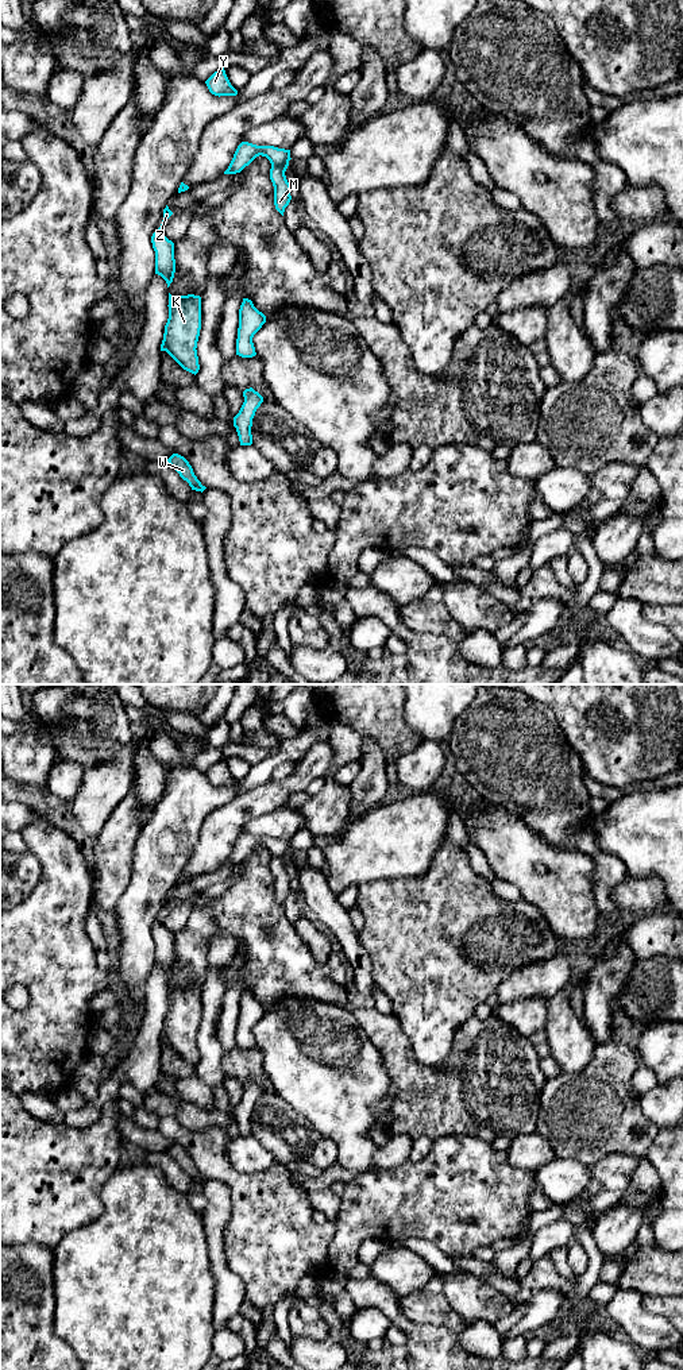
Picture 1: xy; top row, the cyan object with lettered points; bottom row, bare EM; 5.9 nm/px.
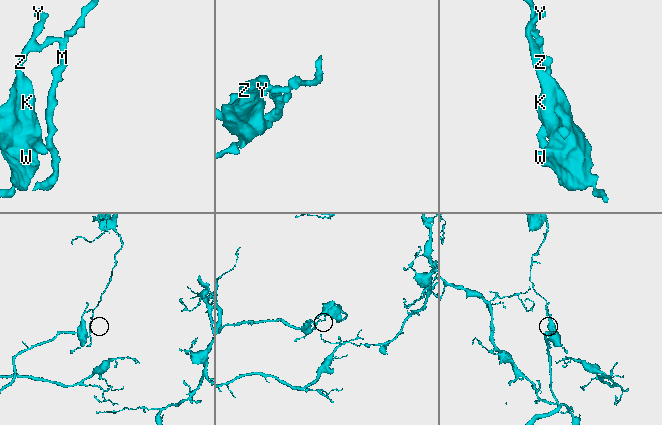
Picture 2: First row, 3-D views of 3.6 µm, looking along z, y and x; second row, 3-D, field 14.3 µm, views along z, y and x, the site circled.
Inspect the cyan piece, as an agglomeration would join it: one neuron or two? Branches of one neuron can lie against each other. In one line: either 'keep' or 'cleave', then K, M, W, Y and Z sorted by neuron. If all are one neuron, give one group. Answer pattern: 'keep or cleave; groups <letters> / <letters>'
cleave; groups K W Y Z / M

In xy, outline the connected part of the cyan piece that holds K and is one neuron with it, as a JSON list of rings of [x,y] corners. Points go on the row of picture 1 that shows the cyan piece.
[[[169,293],[169,319],[165,325],[161,351],[166,351],[184,370],[200,370],[197,341],[201,329],[201,297]]]

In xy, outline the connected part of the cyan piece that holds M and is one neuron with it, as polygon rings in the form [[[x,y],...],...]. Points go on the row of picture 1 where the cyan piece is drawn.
[[[289,150],[289,158],[283,165],[279,166],[271,166],[270,169],[270,180],[274,186],[274,205],[275,209],[283,216],[285,208],[289,205],[292,196],[292,186],[286,180],[285,171],[289,166],[290,161],[290,150]]]

